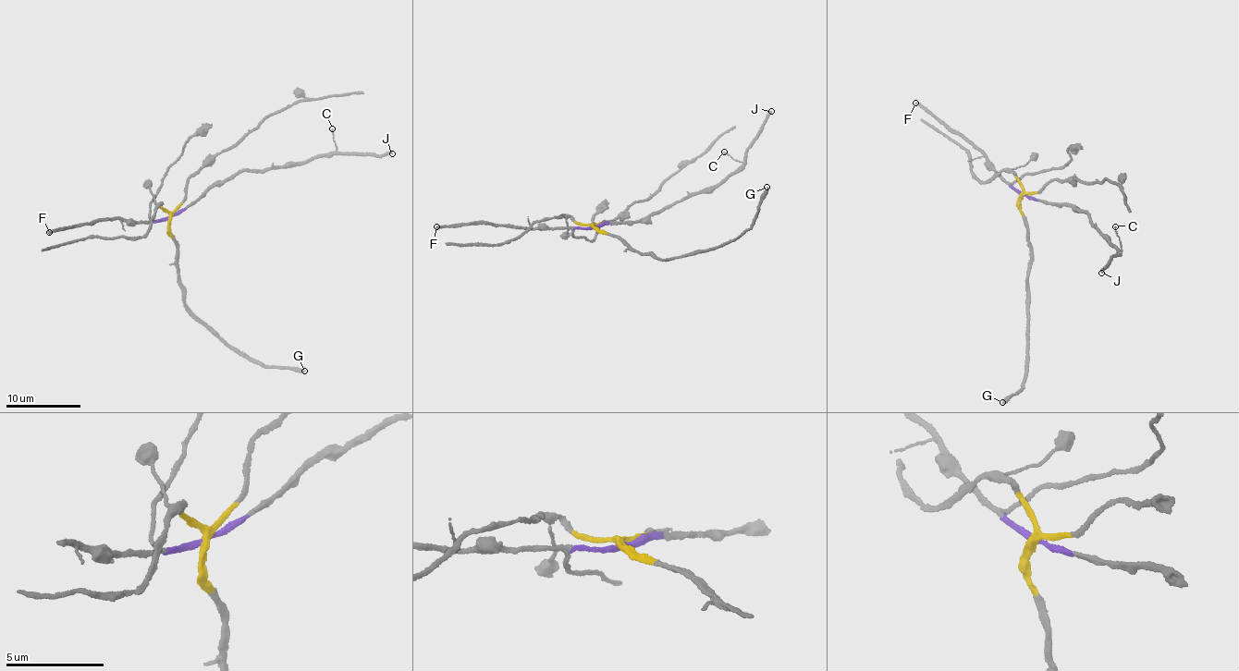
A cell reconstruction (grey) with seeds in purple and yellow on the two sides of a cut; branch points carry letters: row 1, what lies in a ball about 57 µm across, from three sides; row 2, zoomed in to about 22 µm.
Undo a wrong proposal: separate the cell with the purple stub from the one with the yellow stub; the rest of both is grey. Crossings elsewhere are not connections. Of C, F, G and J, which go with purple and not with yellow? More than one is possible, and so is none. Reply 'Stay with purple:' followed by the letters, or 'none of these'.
Stay with purple: C, F, J

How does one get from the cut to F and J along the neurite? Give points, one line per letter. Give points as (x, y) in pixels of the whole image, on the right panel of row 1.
F: (1024, 196), (996, 173), (985, 155), (915, 103)
J: (1024, 196), (1048, 203), (1066, 202), (1090, 215), (1092, 224), (1120, 252), (1111, 256), (1100, 272)

